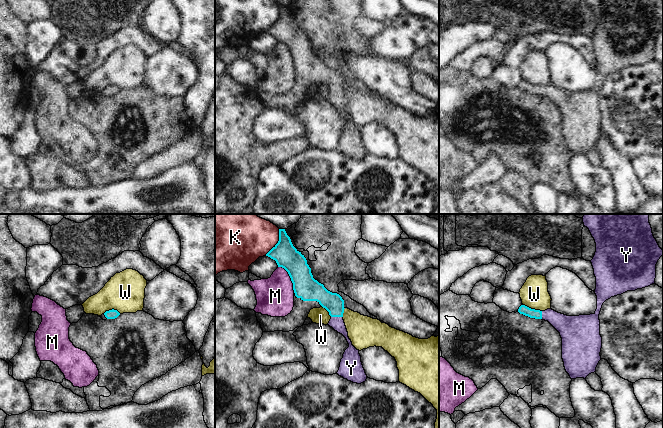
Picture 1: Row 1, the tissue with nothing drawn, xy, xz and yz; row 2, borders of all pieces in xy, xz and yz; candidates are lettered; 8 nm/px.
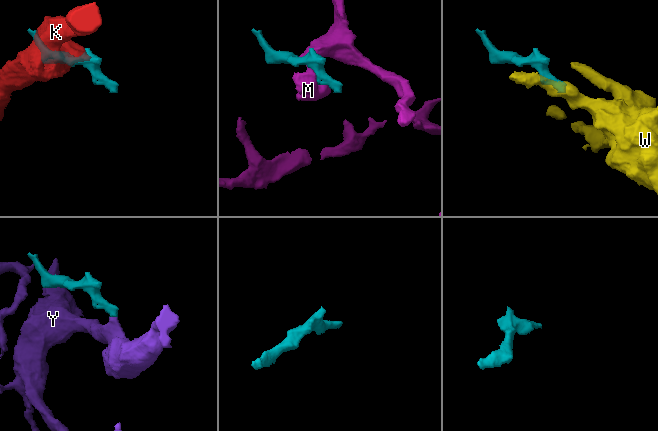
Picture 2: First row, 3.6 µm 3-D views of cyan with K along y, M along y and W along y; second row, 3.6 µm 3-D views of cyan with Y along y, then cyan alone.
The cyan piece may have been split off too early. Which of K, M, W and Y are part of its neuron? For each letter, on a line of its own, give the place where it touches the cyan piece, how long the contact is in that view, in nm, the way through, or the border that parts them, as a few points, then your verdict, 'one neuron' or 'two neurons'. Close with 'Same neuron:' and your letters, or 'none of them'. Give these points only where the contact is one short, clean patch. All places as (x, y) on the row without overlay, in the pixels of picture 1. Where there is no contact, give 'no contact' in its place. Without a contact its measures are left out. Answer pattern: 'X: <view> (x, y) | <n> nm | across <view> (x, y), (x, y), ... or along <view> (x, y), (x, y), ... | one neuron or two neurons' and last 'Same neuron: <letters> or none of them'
K: xz (278, 18) | 240 nm | two neurons
M: xz (290, 53) | 260 nm | two neurons
W: yz (532, 85) | 160 nm | along yz (523, 80), (541, 87) | two neurons
Y: xz (337, 92) | 100 nm | across xz (332, 78), (336, 84), (337, 92), (337, 99) | one neuron
Same neuron: Y

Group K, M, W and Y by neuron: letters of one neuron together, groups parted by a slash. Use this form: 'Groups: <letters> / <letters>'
Groups: K / M / W / Y.

